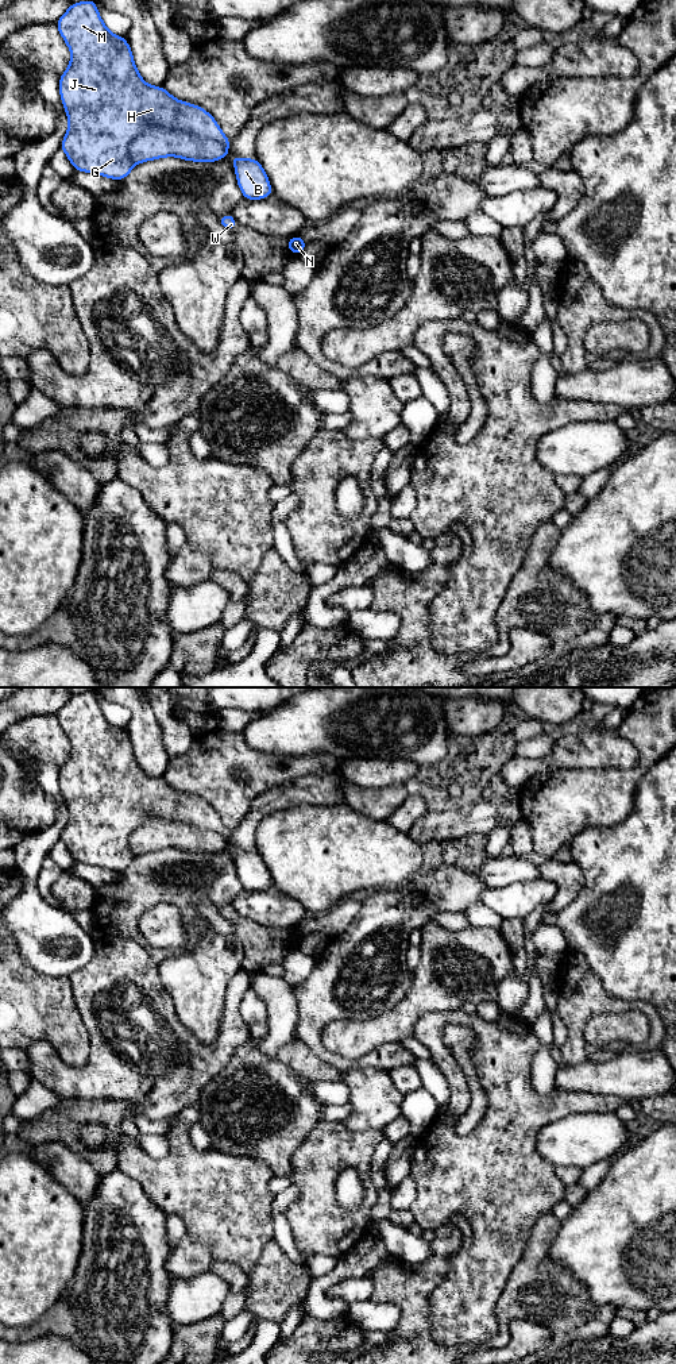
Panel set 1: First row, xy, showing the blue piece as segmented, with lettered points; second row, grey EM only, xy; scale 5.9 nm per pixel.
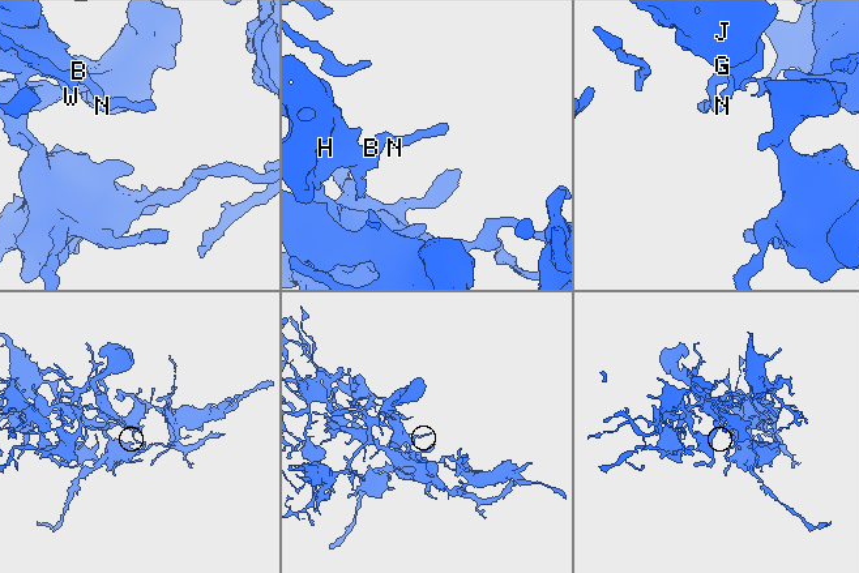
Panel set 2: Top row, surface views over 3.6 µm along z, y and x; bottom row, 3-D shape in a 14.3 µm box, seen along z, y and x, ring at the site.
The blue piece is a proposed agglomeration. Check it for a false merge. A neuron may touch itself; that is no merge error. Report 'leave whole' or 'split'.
split

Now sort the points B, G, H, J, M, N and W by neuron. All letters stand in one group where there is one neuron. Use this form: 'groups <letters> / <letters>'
groups B G H J M N / W

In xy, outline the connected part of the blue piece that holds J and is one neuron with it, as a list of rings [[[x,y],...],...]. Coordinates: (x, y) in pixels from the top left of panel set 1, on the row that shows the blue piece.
[[[94,0],[72,3],[55,26],[72,53],[66,72],[59,76],[58,89],[69,120],[61,150],[74,170],[119,181],[127,178],[135,166],[128,147],[151,124],[209,138],[229,150],[231,139],[208,111],[177,100],[163,86],[143,81],[127,39],[107,28]]]

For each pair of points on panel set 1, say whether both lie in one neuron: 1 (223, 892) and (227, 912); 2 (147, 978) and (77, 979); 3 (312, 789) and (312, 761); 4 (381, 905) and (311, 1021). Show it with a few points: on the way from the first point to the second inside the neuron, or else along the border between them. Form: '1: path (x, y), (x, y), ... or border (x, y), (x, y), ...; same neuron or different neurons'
1: border (230, 904), (219, 909); different neurons
2: path (130, 978), (124, 974), (120, 978), (95, 979); same neuron
3: border (338, 769), (301, 775), (282, 785); different neurons
4: path (356, 933), (324, 966), (320, 993); same neuron

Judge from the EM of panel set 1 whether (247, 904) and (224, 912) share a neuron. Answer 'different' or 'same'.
different

